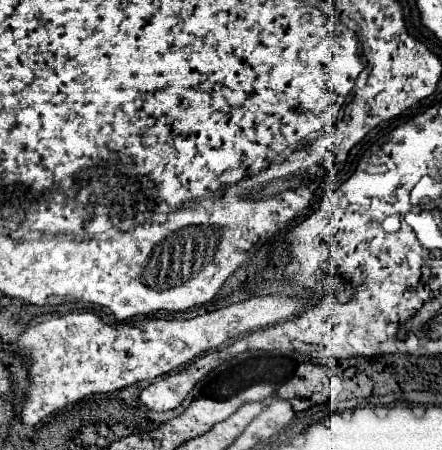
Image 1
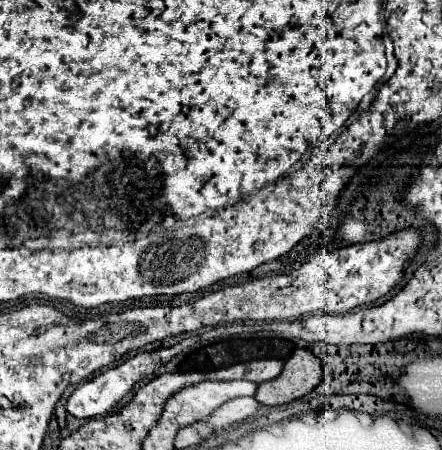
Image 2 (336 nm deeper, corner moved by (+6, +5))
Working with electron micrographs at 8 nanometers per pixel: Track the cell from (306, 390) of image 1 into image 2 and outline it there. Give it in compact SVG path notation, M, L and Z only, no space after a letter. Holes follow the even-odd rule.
M296 349L282 373L258 385L256 401L262 405L284 405L294 399L304 397L322 381L322 365L320 359L310 349Z

